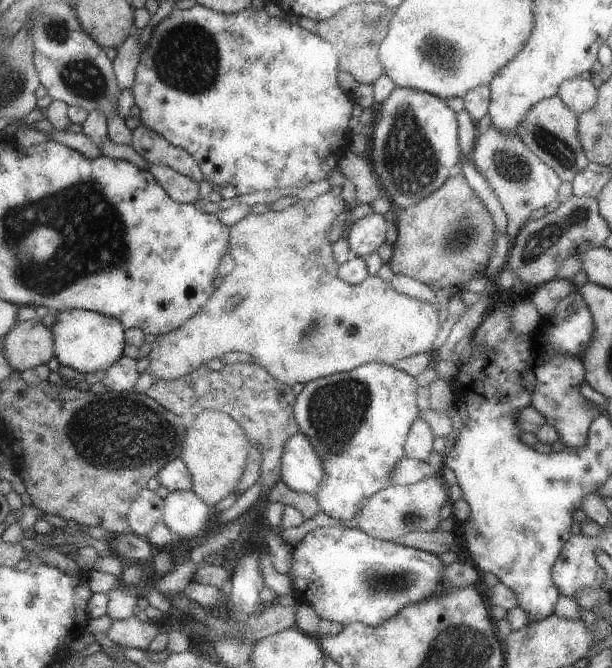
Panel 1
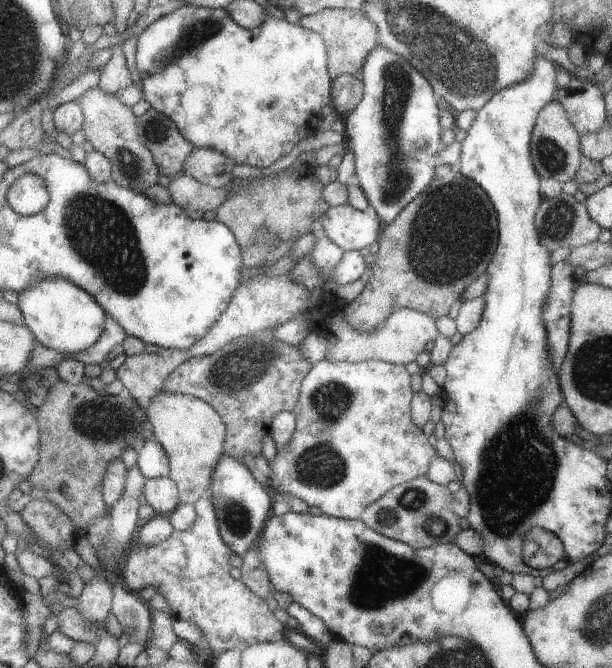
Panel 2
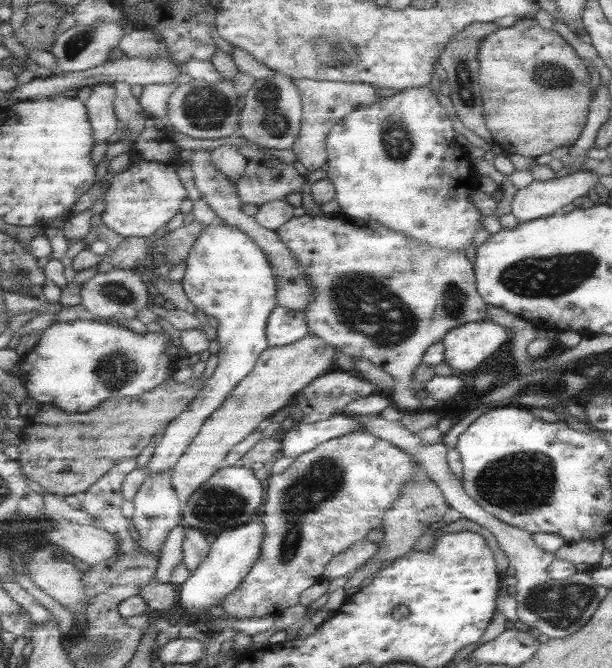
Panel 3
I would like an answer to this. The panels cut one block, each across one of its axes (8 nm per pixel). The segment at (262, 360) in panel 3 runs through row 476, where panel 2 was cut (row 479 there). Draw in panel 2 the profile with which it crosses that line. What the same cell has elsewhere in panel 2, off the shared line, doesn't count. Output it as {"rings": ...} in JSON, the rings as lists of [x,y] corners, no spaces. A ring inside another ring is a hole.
{"rings":[[[159,394],[146,409],[153,438],[170,457],[170,478],[178,485],[182,504],[198,503],[211,494],[215,468],[226,452],[227,430],[223,418],[211,404],[187,394]]]}

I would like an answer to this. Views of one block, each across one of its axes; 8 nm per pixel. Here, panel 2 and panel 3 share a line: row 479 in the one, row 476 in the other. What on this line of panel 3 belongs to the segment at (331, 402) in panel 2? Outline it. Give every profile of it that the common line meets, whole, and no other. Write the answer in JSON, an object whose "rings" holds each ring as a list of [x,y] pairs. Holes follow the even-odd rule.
{"rings":[[[351,432],[350,434],[345,434],[344,436],[339,436],[338,438],[331,438],[318,446],[315,446],[313,450],[307,452],[305,455],[297,456],[291,462],[291,467],[287,468],[282,474],[270,476],[267,484],[267,491],[265,502],[263,504],[263,512],[260,513],[259,519],[263,520],[263,526],[265,526],[265,535],[262,543],[262,555],[259,561],[255,563],[251,572],[243,580],[242,584],[239,584],[237,590],[233,590],[227,598],[223,598],[223,601],[219,606],[223,608],[226,612],[227,618],[257,618],[265,617],[269,615],[277,615],[284,608],[289,608],[297,602],[299,594],[309,588],[309,586],[301,586],[301,578],[305,580],[311,580],[311,578],[319,578],[321,572],[323,572],[323,566],[326,566],[331,562],[335,556],[339,553],[343,553],[345,550],[350,549],[355,542],[364,539],[365,534],[373,528],[377,528],[381,524],[381,518],[385,514],[385,510],[391,506],[391,502],[399,496],[402,492],[403,486],[412,478],[414,474],[414,464],[411,463],[410,458],[398,450],[395,446],[392,446],[389,442],[385,440],[375,438],[374,435],[369,435],[363,432]]]}

